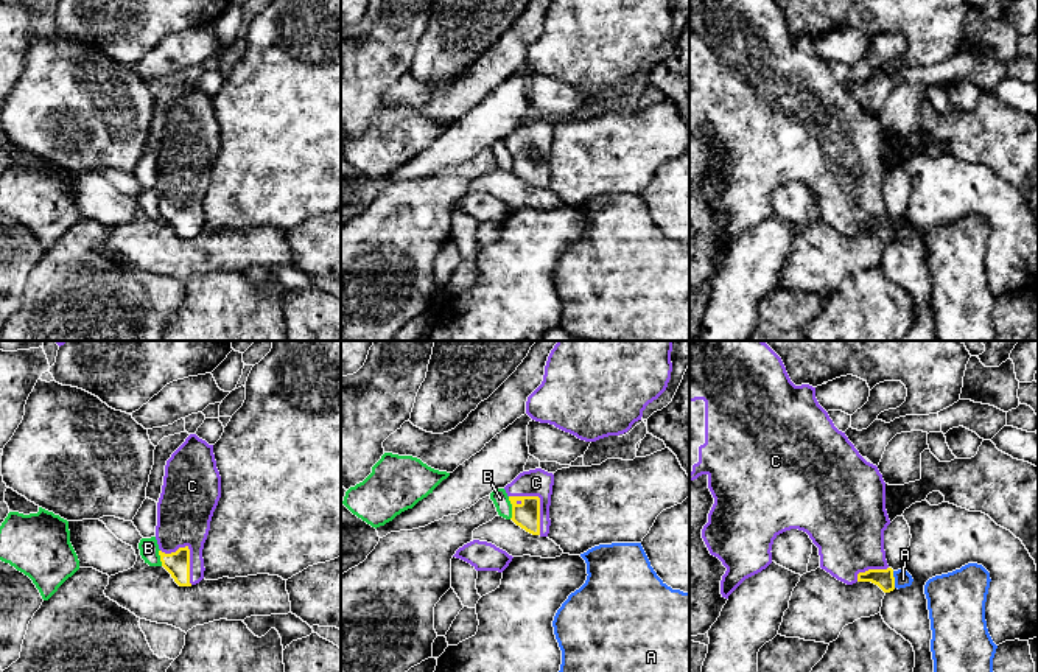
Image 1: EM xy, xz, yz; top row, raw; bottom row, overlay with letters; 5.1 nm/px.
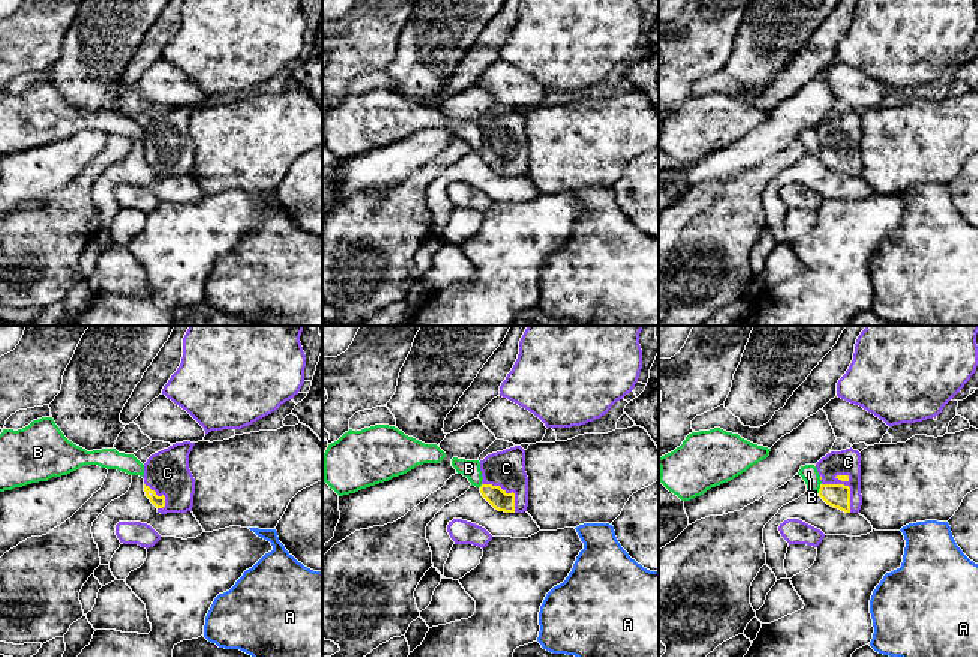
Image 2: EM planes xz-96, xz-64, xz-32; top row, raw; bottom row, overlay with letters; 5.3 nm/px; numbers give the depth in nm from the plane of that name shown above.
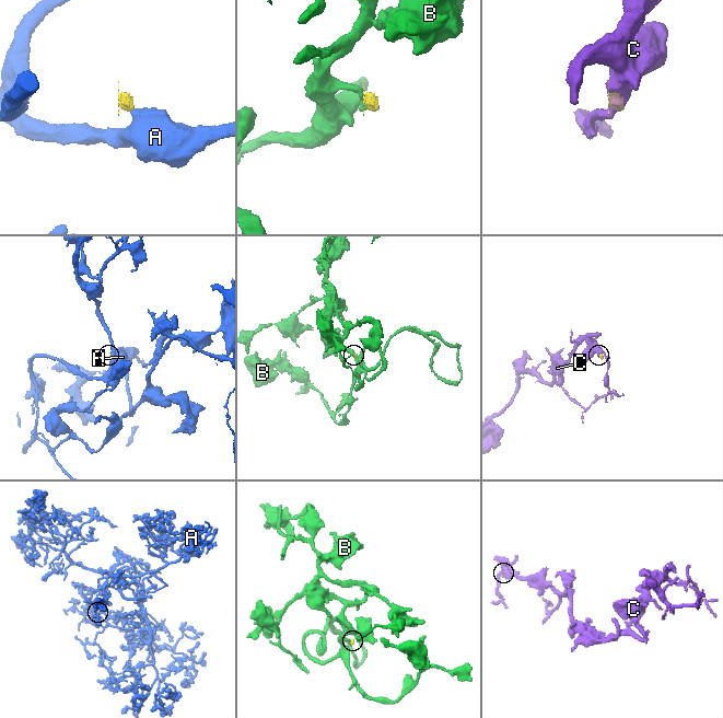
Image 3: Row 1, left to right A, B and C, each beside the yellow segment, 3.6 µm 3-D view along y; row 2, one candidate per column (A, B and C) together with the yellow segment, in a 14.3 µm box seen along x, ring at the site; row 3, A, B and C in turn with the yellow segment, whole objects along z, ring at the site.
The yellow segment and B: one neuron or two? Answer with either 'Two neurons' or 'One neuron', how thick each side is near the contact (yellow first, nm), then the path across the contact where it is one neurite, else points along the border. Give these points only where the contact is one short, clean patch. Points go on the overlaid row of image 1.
Two neurons. Thickness 140 nm (yellow) against 90 nm. Boundary: xz (508, 496), (511, 518)

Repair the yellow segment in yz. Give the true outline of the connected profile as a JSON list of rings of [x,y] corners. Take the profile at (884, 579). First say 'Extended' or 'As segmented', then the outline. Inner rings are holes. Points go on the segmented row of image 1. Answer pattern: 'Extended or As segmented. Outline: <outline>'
Extended. Outline: [[[689,341],[689,481],[702,474],[708,476],[714,498],[702,538],[727,568],[722,597],[728,599],[745,579],[766,569],[772,563],[773,540],[791,529],[809,535],[819,548],[820,568],[837,580],[847,585],[871,582],[884,593],[895,590],[884,551],[890,520],[882,474],[834,426],[815,398],[815,387],[795,386],[781,358],[764,341]]]

